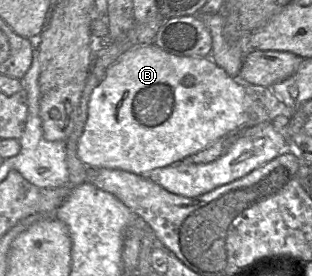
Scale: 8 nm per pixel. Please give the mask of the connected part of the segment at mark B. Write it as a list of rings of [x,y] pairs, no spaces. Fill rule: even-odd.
[[[154,43],[139,45],[123,53],[106,71],[103,79],[94,88],[88,103],[88,118],[81,134],[77,155],[88,168],[120,169],[134,174],[149,172],[169,166],[196,154],[235,129],[244,121],[246,84],[232,77],[213,60],[204,57],[178,56],[164,51]]]

